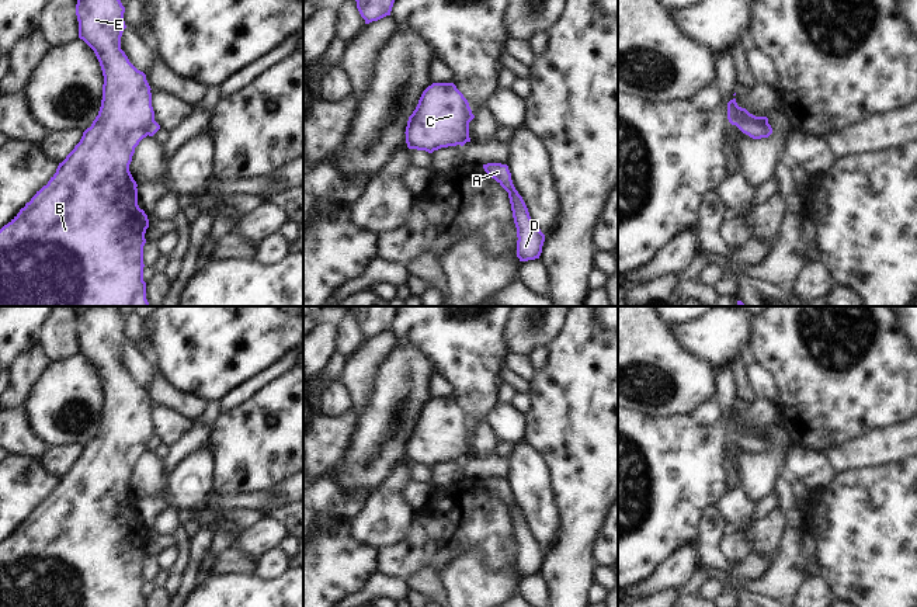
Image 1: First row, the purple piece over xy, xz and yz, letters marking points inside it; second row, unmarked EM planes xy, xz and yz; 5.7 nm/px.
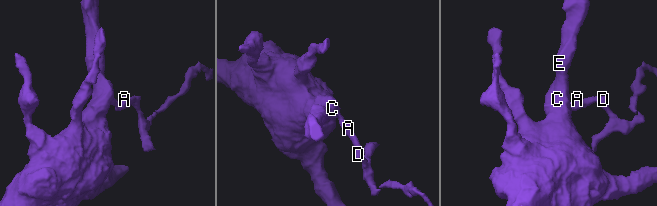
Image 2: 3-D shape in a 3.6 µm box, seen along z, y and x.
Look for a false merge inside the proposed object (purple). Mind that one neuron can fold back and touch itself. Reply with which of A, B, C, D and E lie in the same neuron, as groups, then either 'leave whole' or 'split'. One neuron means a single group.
groups A D / B C E; split

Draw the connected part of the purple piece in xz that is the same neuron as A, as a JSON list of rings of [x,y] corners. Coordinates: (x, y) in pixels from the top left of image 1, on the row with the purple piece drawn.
[[[487,163],[484,171],[494,178],[507,192],[511,204],[513,218],[517,228],[517,257],[520,261],[539,259],[545,235],[532,222],[522,197],[515,190],[507,164]]]

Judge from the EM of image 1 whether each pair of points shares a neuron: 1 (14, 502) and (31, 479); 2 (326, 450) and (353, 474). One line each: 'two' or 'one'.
1: one
2: two

